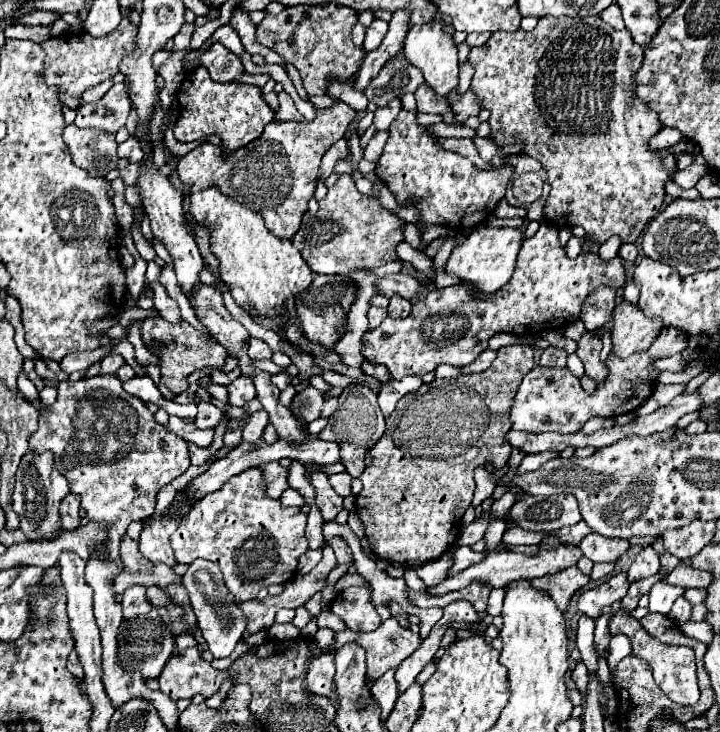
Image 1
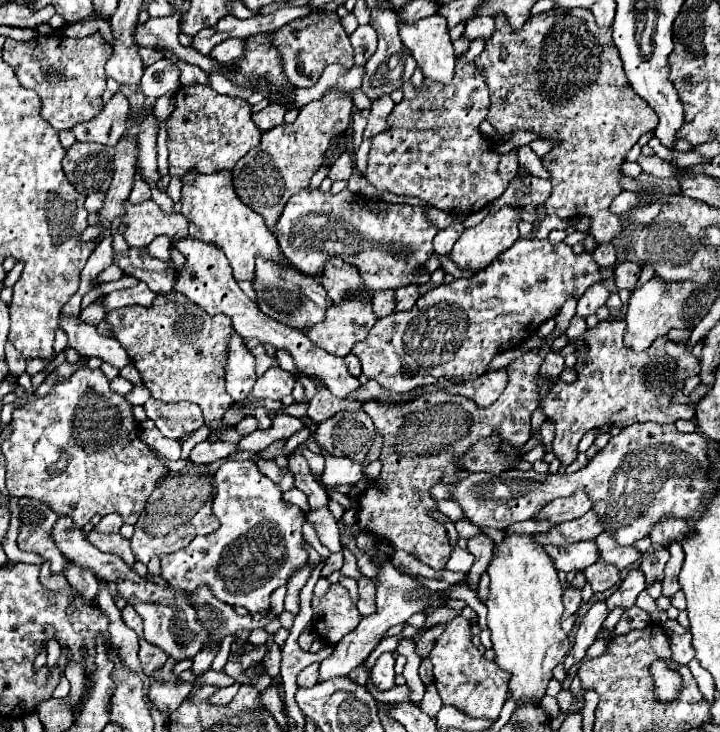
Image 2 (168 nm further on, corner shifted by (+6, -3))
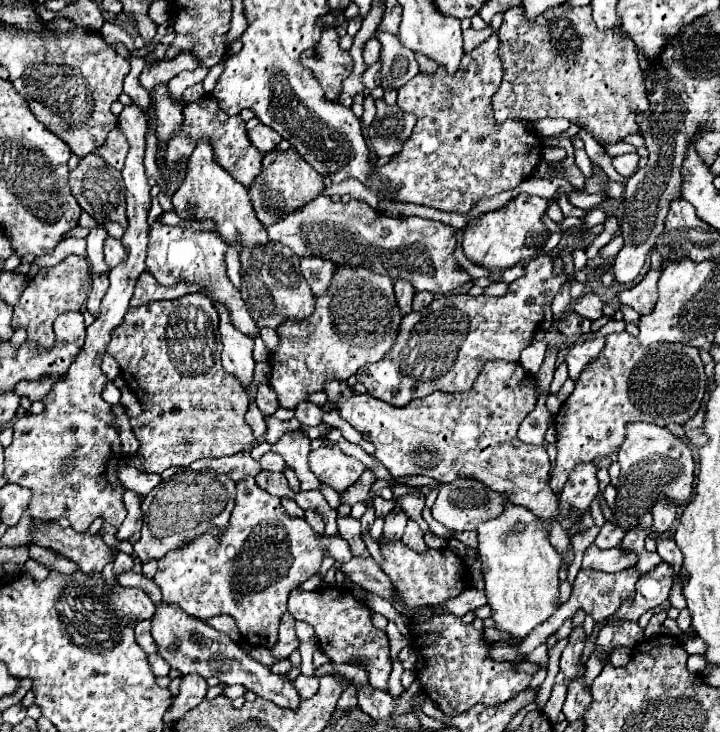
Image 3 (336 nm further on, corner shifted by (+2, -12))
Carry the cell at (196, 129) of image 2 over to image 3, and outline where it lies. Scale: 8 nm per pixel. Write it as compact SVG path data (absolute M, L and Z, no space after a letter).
M204 96L198 102L190 102L184 106L184 122L180 126L178 132L172 134L172 138L168 140L168 150L166 150L166 164L168 168L176 168L176 164L180 164L182 160L188 160L196 148L196 144L208 138L214 150L214 160L226 170L230 172L240 184L248 186L252 184L254 176L260 174L262 168L262 154L258 152L258 148L252 146L252 142L248 140L248 130L246 130L246 122L234 114L226 114L224 110L220 110L218 102L214 98Z

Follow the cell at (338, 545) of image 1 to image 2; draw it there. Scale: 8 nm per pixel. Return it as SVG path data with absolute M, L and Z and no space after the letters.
M320 507L320 511L308 511L306 519L310 525L314 525L314 531L320 539L322 545L326 545L332 553L342 551L340 545L340 531L338 531L338 523L332 517L332 513L328 511L328 507Z

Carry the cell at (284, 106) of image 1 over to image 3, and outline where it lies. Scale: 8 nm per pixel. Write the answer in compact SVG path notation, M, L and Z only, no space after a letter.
M258 124L256 128L252 128L252 130L248 132L248 138L252 140L252 144L254 144L262 154L266 154L266 152L270 152L272 148L276 148L276 146L280 144L280 140L282 140L282 136L280 136L274 128L268 128L266 124Z

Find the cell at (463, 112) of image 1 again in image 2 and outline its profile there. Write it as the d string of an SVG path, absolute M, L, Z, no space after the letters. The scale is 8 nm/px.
M466 55L458 57L458 69L450 85L432 83L424 79L420 87L414 87L410 81L404 81L404 99L390 113L388 123L390 131L384 131L372 139L372 147L368 153L368 167L362 173L368 183L372 183L380 191L390 191L394 195L416 195L422 201L432 203L434 207L452 213L452 215L470 215L498 199L508 183L516 177L518 157L516 147L510 153L498 153L494 143L482 135L480 123L488 115L490 93L484 79L484 73L468 61Z

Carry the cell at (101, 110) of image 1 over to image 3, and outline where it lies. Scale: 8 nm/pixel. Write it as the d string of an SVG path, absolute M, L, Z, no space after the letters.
M114 126L112 132L108 132L106 142L96 148L96 154L102 156L110 166L122 170L124 160L128 156L128 140L126 140L124 132L120 130L120 126Z

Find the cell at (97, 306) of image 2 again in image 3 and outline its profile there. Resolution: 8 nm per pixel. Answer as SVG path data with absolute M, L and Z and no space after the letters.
M128 104L124 106L124 110L120 112L118 116L118 124L122 128L122 132L126 134L128 142L130 142L130 152L128 152L128 158L126 158L126 164L124 164L124 170L122 170L122 178L124 178L124 184L126 184L126 214L128 214L128 230L122 238L122 242L126 244L128 248L128 260L124 260L124 264L116 266L110 270L110 286L102 298L102 306L100 306L100 314L98 318L86 328L86 340L84 340L84 346L82 350L78 352L76 360L72 362L68 374L64 378L60 378L50 394L44 398L44 404L46 404L46 410L38 416L34 414L26 414L22 418L18 418L14 422L14 440L8 448L4 448L4 478L12 484L20 484L20 486L26 486L30 488L32 492L32 498L30 498L30 504L28 504L28 510L32 514L32 518L36 518L38 522L54 522L58 518L66 518L70 522L70 526L76 530L76 532L86 532L88 526L96 520L96 518L102 518L106 520L108 524L112 526L120 526L122 520L126 518L126 506L124 506L124 492L126 488L122 486L120 478L118 478L118 464L120 464L120 432L118 428L114 426L114 412L112 412L112 406L108 402L104 402L102 398L102 390L106 388L106 384L110 382L108 376L102 372L100 364L102 364L102 356L106 352L106 346L108 346L108 340L110 340L110 334L112 330L120 324L120 320L124 318L124 312L130 308L128 302L132 298L132 292L134 292L134 286L136 286L136 280L138 276L146 270L146 248L148 248L148 210L150 210L150 186L148 186L148 178L146 178L146 172L144 172L144 134L146 134L146 112L136 104Z

